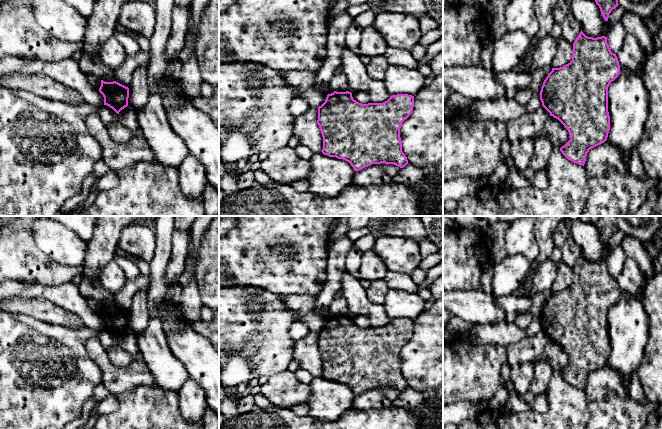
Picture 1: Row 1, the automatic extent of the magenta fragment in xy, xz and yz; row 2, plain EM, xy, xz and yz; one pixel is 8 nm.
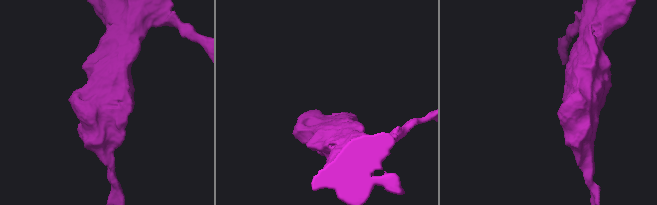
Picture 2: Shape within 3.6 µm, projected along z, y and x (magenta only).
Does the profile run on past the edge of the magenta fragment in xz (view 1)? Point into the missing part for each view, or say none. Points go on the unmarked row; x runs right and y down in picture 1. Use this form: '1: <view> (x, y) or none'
1: none

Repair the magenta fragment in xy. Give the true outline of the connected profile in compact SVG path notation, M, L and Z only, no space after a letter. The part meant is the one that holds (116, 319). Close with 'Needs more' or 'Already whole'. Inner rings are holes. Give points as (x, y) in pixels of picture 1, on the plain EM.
M101 304L99 316L104 321L104 329L112 332L117 338L128 330L129 312L116 305Z. Already whole

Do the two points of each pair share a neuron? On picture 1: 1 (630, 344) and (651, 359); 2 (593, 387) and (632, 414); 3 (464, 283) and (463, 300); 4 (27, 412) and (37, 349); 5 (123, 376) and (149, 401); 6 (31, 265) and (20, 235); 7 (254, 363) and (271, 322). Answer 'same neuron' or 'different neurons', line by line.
1: different neurons
2: same neuron
3: different neurons
4: same neuron
5: different neurons
6: same neuron
7: same neuron

